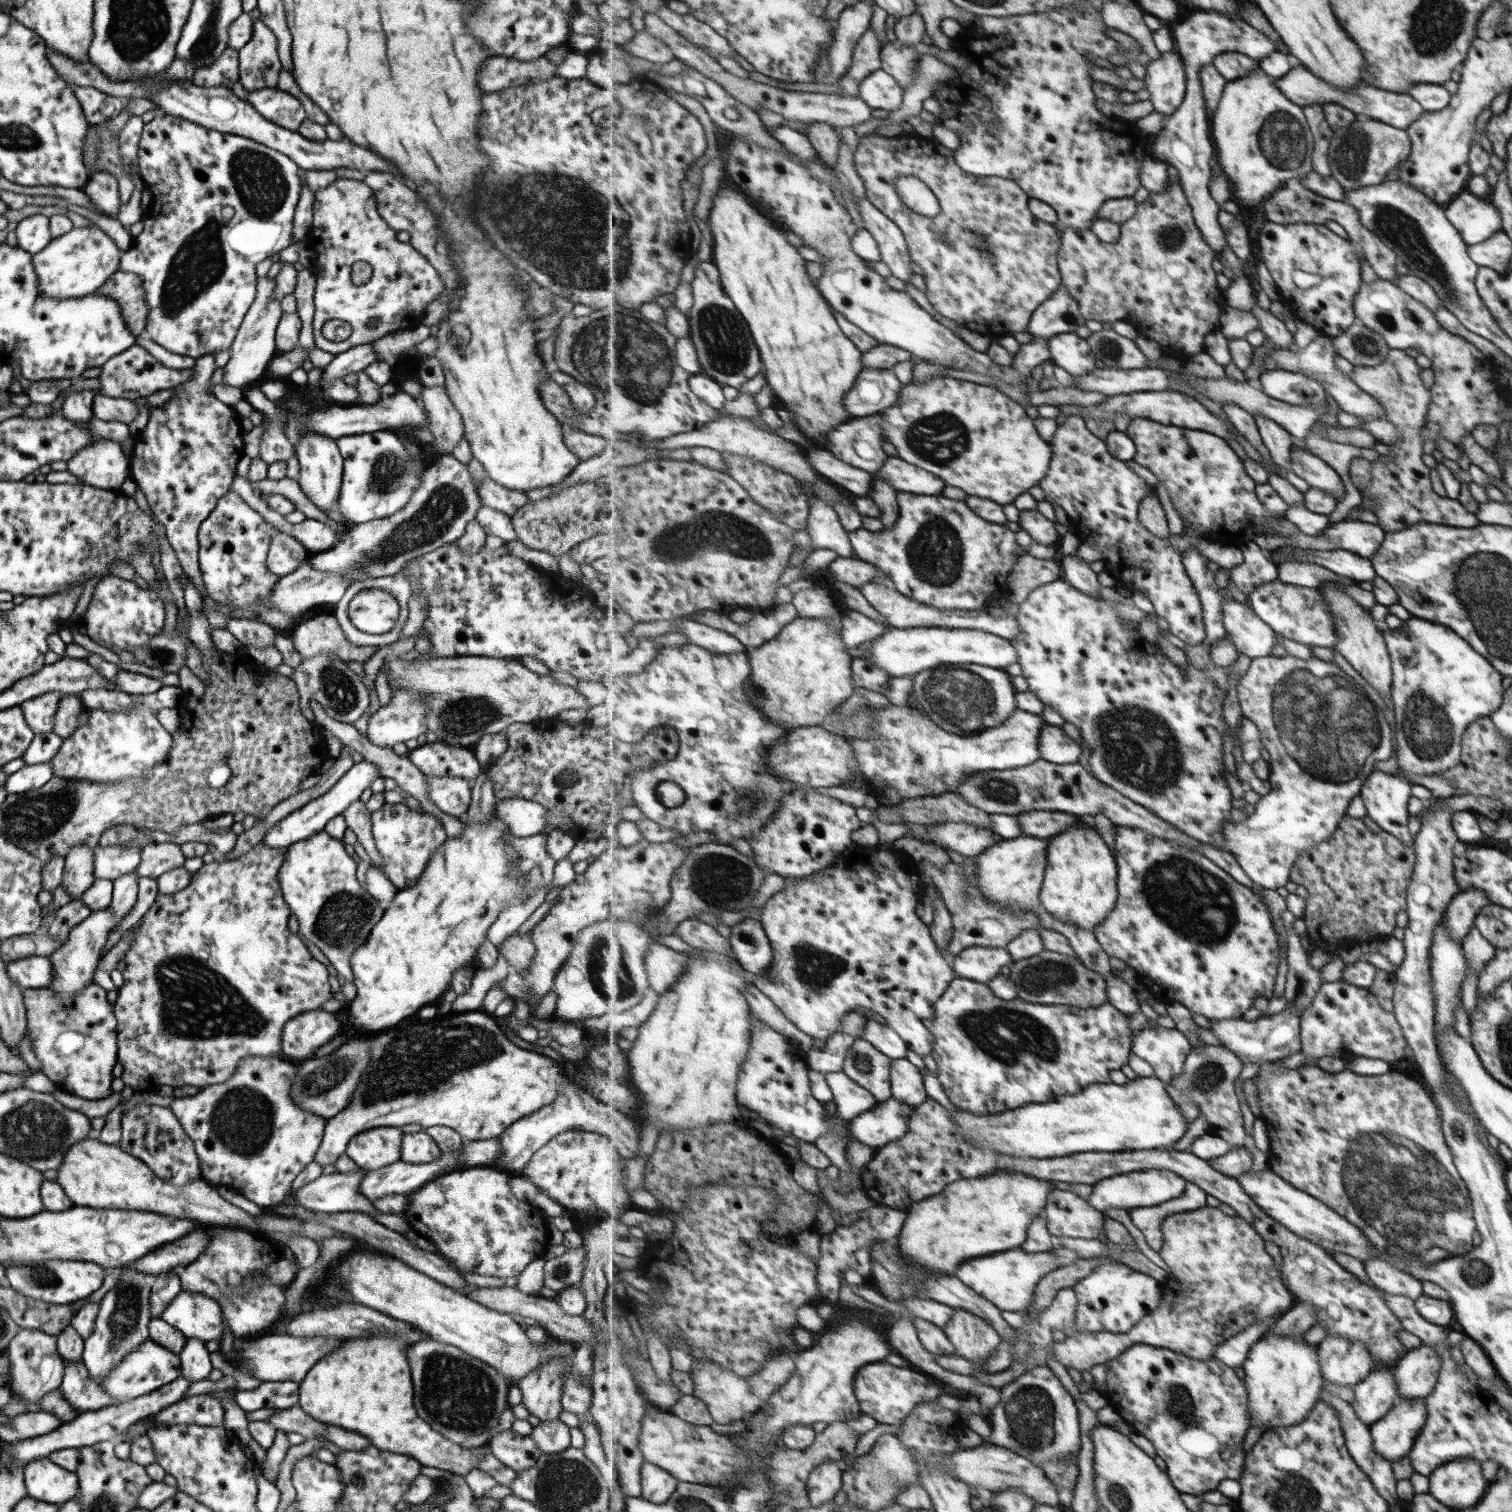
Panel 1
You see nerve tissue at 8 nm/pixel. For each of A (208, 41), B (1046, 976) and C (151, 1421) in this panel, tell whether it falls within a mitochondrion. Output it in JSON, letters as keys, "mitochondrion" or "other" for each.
{"A":"mitochondrion","B":"mitochondrion","C":"other"}

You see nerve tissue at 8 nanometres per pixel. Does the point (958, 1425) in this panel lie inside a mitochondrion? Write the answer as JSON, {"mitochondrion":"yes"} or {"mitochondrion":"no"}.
{"mitochondrion":"no"}

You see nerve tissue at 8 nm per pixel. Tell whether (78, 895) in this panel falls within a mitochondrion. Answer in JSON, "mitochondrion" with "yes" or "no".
{"mitochondrion":"no"}

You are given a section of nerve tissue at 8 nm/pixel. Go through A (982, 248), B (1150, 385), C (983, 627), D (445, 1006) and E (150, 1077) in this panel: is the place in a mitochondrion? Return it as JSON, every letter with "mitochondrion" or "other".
{"A":"mitochondrion","B":"other","C":"other","D":"other","E":"other"}

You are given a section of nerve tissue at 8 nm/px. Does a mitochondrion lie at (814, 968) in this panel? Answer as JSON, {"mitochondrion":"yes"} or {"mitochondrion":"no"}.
{"mitochondrion":"yes"}

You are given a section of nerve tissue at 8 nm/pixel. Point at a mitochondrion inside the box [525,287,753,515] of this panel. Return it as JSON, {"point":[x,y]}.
{"point":[620,354]}

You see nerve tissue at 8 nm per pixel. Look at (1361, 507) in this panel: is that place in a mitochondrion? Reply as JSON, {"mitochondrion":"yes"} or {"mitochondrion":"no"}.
{"mitochondrion":"no"}

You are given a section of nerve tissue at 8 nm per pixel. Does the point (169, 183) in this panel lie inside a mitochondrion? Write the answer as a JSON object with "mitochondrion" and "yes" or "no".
{"mitochondrion":"no"}

